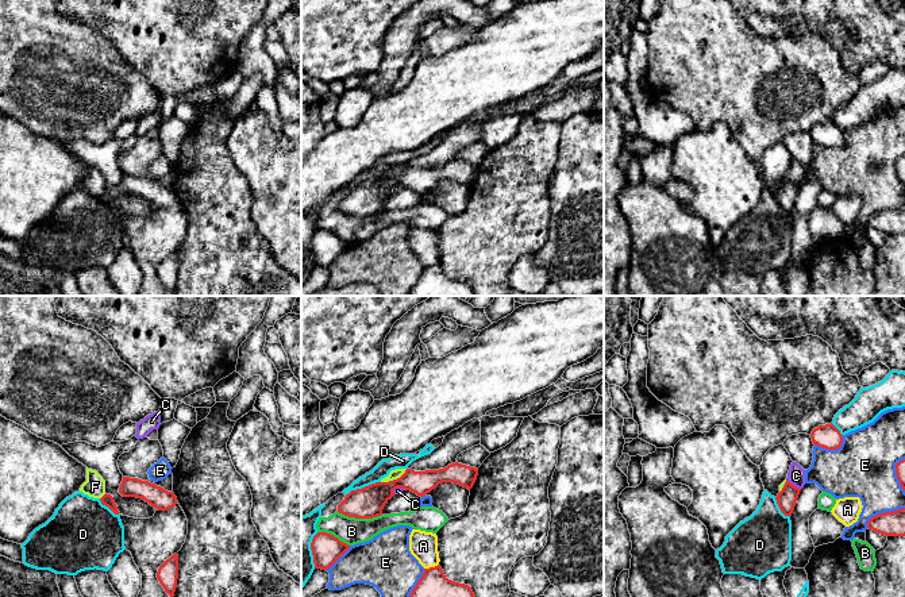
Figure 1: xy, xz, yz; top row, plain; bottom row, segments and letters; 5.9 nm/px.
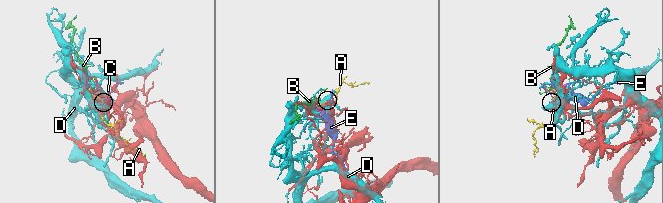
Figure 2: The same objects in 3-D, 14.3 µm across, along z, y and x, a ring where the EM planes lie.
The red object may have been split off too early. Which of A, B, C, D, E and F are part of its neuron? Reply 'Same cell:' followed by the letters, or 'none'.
Same cell: none

